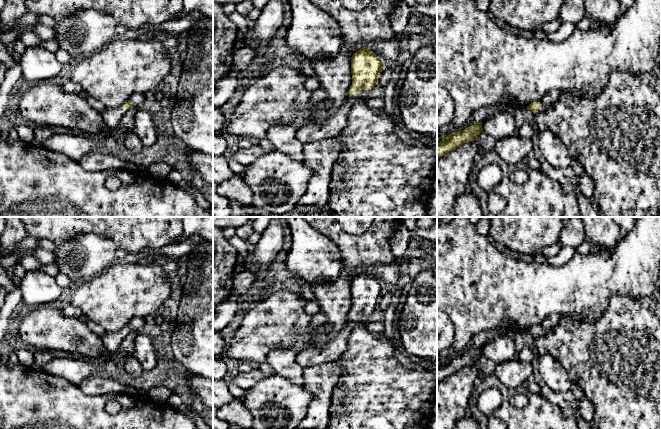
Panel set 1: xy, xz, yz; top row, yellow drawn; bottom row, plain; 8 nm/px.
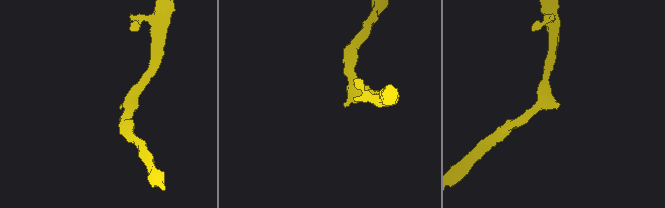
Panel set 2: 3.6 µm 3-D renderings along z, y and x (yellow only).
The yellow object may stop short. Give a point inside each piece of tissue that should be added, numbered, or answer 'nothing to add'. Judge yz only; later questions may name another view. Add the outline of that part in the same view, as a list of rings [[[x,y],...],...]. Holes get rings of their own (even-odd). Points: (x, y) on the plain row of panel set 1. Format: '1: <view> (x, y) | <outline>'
1: yz (552, 320) | [[[552,313],[550,314],[540,325],[535,325],[535,326],[540,326],[542,328],[542,332],[538,334],[537,336],[537,341],[539,341],[543,336],[548,335],[552,332],[553,328],[558,325],[565,316],[558,314],[558,313]]]

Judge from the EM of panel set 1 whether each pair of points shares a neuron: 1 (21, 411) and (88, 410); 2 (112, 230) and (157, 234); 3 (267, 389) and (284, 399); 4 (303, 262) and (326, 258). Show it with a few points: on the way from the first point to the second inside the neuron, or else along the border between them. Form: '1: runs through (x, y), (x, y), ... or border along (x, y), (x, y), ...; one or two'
1: runs through (38, 413), (71, 413); one
2: runs through (123, 230), (146, 230); one
3: runs through (271, 393), (275, 393), (280, 398); one
4: runs through (309, 258), (320, 258); one

